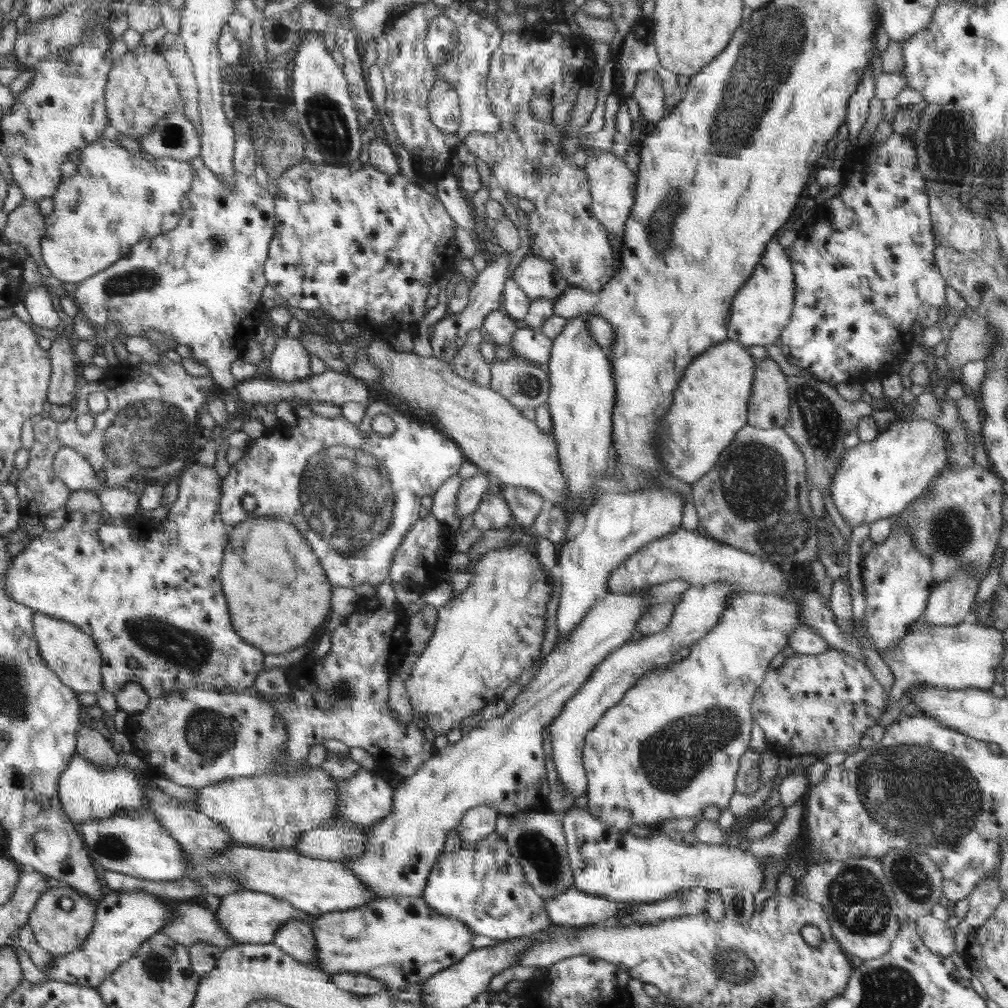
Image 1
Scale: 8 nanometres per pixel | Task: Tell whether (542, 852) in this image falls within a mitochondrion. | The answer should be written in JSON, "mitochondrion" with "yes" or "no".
{"mitochondrion":"yes"}

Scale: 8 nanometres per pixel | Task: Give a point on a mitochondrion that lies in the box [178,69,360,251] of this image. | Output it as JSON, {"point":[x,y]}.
{"point":[329,126]}

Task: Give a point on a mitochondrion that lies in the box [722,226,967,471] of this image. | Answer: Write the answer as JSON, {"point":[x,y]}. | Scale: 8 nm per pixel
{"point":[822,422]}

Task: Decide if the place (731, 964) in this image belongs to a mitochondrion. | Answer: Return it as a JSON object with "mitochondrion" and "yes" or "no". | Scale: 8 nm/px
{"mitochondrion":"yes"}

